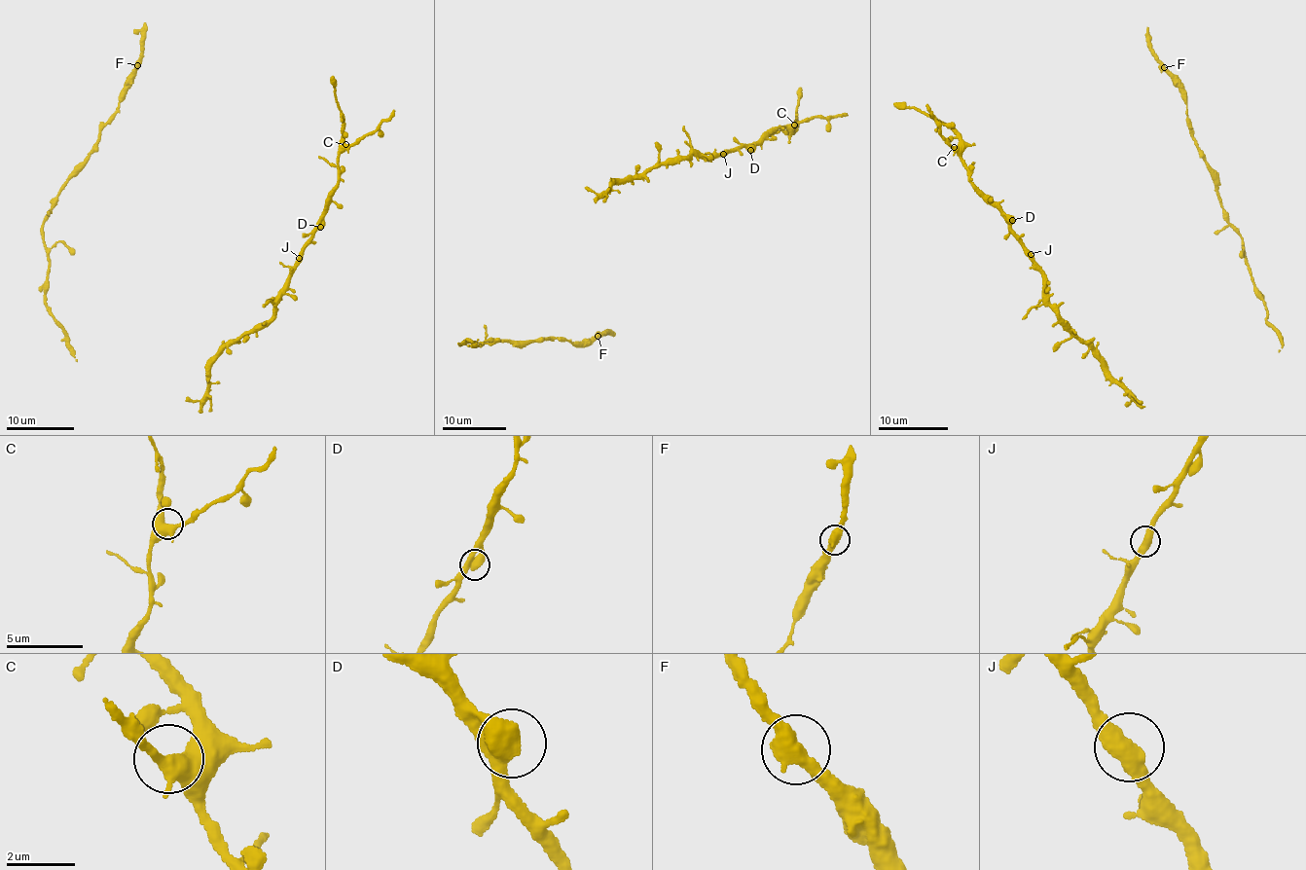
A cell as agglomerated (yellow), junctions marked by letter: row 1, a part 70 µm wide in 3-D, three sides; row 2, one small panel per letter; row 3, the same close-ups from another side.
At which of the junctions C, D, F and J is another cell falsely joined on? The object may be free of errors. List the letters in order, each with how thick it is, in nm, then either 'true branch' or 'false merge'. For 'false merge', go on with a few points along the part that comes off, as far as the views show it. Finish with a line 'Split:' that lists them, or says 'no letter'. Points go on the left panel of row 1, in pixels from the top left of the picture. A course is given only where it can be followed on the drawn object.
C: calibre 550 nm; true branch
D: calibre 550 nm; true branch
F: calibre 500 nm; true branch
J: calibre 480 nm; true branch
Split: no letter

